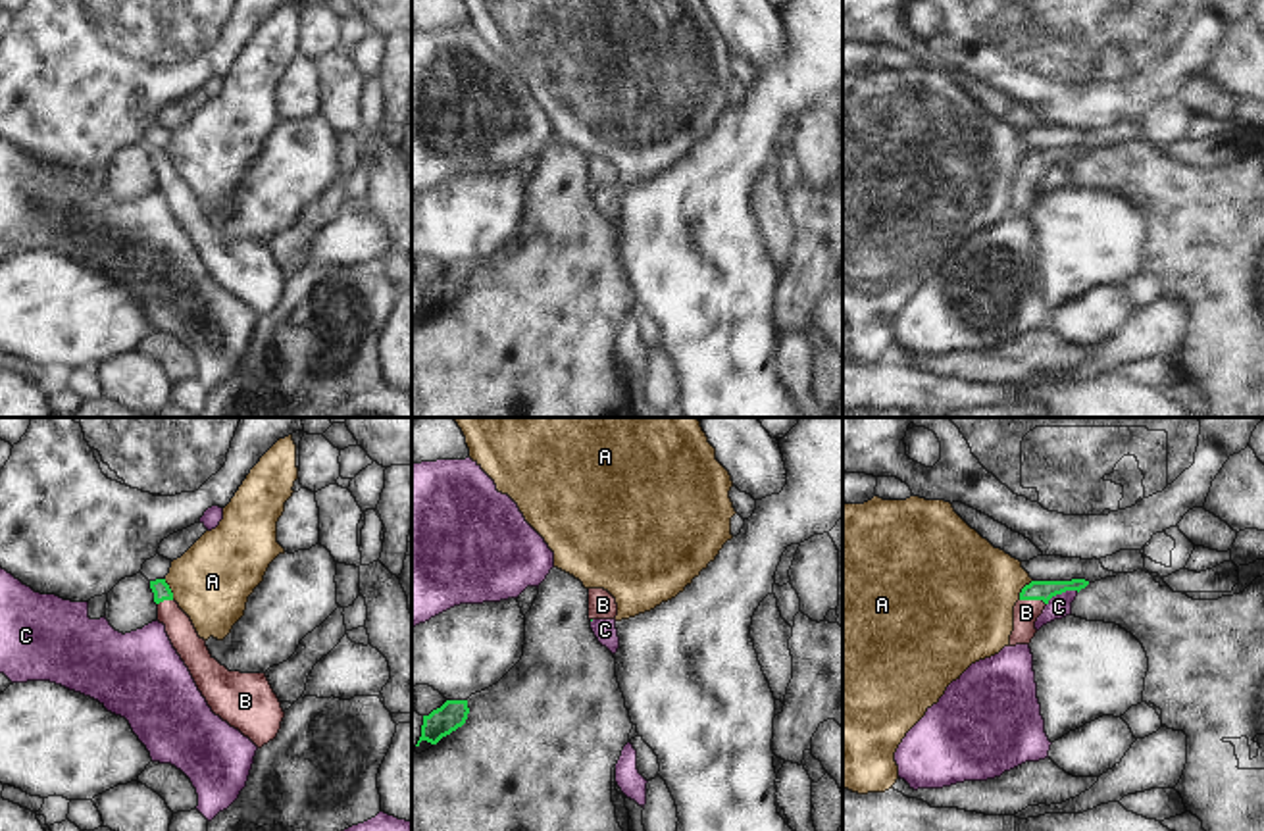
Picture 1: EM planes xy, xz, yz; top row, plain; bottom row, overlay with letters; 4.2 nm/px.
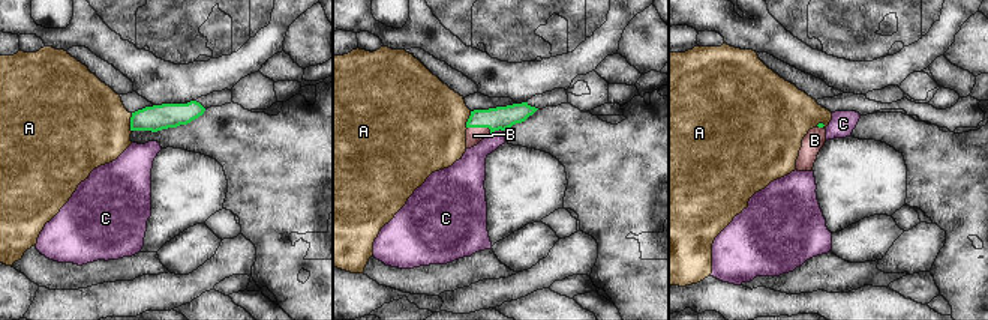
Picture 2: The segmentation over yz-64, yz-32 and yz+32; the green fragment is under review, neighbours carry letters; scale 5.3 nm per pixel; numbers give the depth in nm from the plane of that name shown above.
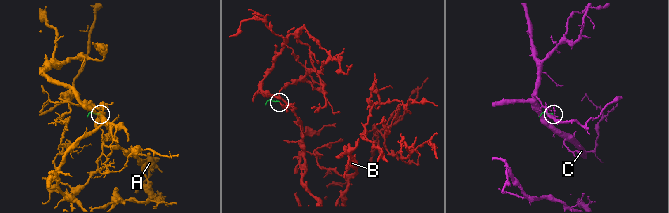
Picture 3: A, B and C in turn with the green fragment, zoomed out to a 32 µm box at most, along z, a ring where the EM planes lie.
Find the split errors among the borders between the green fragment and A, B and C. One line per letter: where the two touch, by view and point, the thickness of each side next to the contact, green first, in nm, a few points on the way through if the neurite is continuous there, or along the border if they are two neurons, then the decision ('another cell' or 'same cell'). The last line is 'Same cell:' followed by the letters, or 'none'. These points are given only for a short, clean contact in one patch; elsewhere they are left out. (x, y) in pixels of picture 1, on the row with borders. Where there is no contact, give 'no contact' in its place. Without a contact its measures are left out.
A: meets green in yz at (1022, 589); 80 nm thick on the green side, 460 nm on the other; border along yz (1032, 579), (1018, 599); another cell
B: meets green in yz at (1034, 599); 80 nm thick on the green side, 110 nm on the other; runs through yz (1043, 591), (1034, 599), (1026, 612); same cell
C: meets green in yz at (1061, 593); 80 nm thick on the green side, 100 nm on the other; border along yz (1078, 591), (1057, 593), (1047, 604); another cell
Same cell: B

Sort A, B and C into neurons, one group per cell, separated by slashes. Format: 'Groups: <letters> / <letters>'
Groups: A / B / C.

